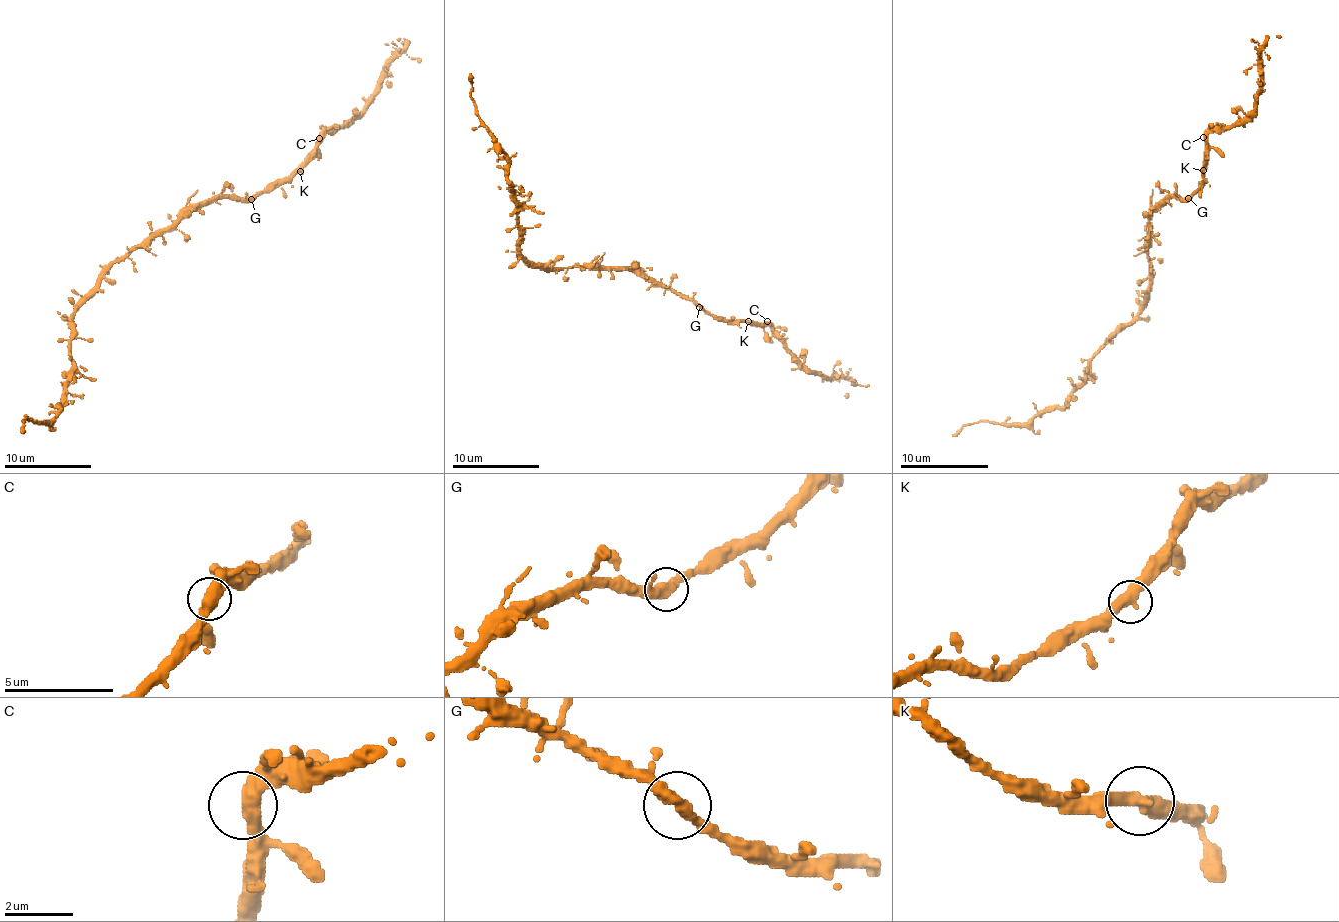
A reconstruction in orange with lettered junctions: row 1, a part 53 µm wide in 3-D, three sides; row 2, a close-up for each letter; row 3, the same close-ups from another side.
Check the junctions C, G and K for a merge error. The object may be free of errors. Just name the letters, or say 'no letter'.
no letter

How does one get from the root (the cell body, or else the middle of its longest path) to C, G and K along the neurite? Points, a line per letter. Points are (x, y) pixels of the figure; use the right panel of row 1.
C: (1148, 227), (1148, 216), (1168, 196), (1188, 199), (1201, 186), (1206, 153), (1203, 137)
G: (1148, 227), (1148, 216), (1168, 196), (1188, 199)
K: (1148, 227), (1148, 216), (1168, 196), (1188, 199), (1203, 183), (1203, 170)

